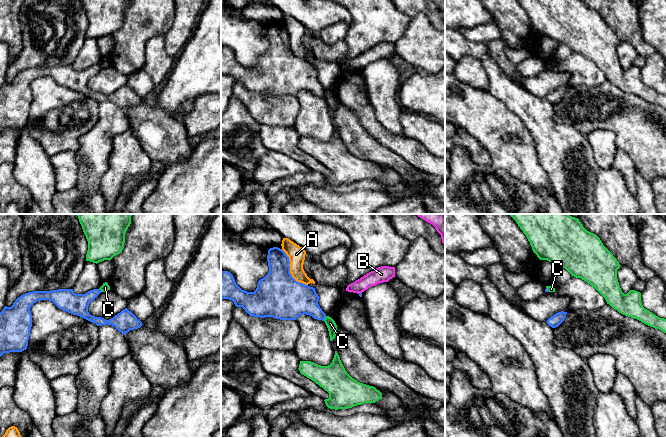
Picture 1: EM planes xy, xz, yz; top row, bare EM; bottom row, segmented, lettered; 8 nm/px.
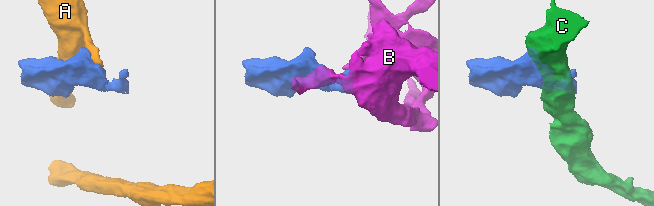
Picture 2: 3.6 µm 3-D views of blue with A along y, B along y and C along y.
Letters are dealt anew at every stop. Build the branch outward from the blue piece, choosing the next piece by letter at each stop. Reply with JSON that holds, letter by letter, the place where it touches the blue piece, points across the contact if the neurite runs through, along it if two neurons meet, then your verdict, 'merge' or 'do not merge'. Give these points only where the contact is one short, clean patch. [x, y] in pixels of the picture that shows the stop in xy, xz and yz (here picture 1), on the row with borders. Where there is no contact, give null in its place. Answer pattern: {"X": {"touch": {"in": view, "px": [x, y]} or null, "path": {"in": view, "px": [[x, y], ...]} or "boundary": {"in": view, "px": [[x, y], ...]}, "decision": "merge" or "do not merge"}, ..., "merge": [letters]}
{"A": {"touch": {"in": "xz", "px": [289, 270]}, "boundary": {"in": "xz", "px": [[281, 249], [288, 257], [290, 274], [297, 281], [307, 285]]}, "decision": "do not merge"}, "B": {"touch": {"in": "xz", "px": [359, 293]}, "boundary": {"in": "xz", "px": [[361, 292], [358, 293]]}, "decision": "do not merge"}, "C": {"touch": {"in": "xz", "px": [324, 318]}, "boundary": {"in": "xz", "px": [[326, 316], [323, 320]]}, "decision": "do not merge"}, "merge": []}

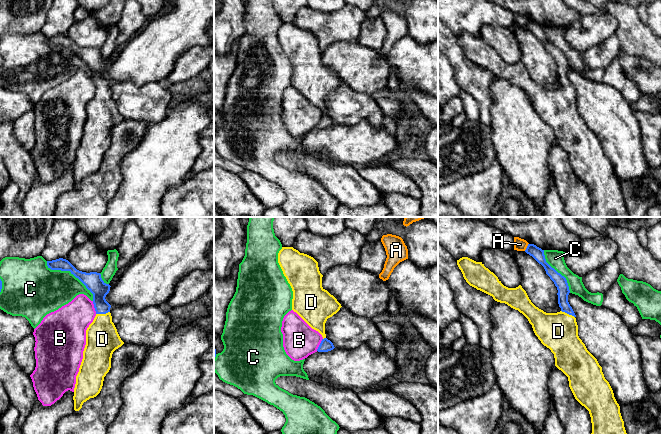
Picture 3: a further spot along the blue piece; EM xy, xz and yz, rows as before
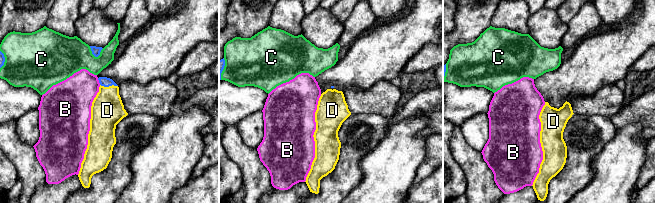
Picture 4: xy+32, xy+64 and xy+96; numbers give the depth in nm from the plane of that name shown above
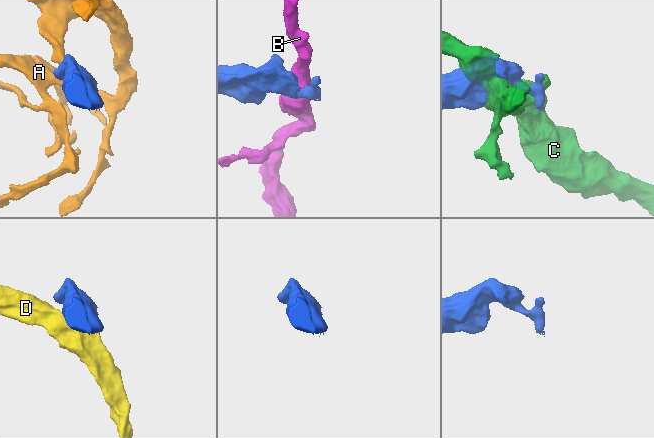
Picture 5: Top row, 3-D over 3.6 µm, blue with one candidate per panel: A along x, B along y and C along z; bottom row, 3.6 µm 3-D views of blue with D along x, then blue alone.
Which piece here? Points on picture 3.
{"A": {"touch": {"in": "yz", "px": [527, 247]}, "boundary": {"in": "yz", "px": [[528, 243], [524, 250]]}, "decision": "do not merge"}, "B": {"touch": {"in": "xy", "px": [94, 307]}, "boundary": {"in": "xy", "px": [[92, 301], [96, 313]]}, "decision": "do not merge"}, "C": {"touch": {"in": "xy", "px": [71, 272]}, "decision": "do not merge"}, "D": {"touch": {"in": "xy", "px": [102, 313]}, "path": {"in": "xy", "px": [[94, 283], [99, 289], [102, 313], [102, 339]]}, "decision": "merge"}, "merge": ["D"]}

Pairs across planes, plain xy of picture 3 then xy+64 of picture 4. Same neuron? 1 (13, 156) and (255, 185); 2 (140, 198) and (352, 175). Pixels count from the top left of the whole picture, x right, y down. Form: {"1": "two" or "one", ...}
{"1": "one", "2": "two"}

